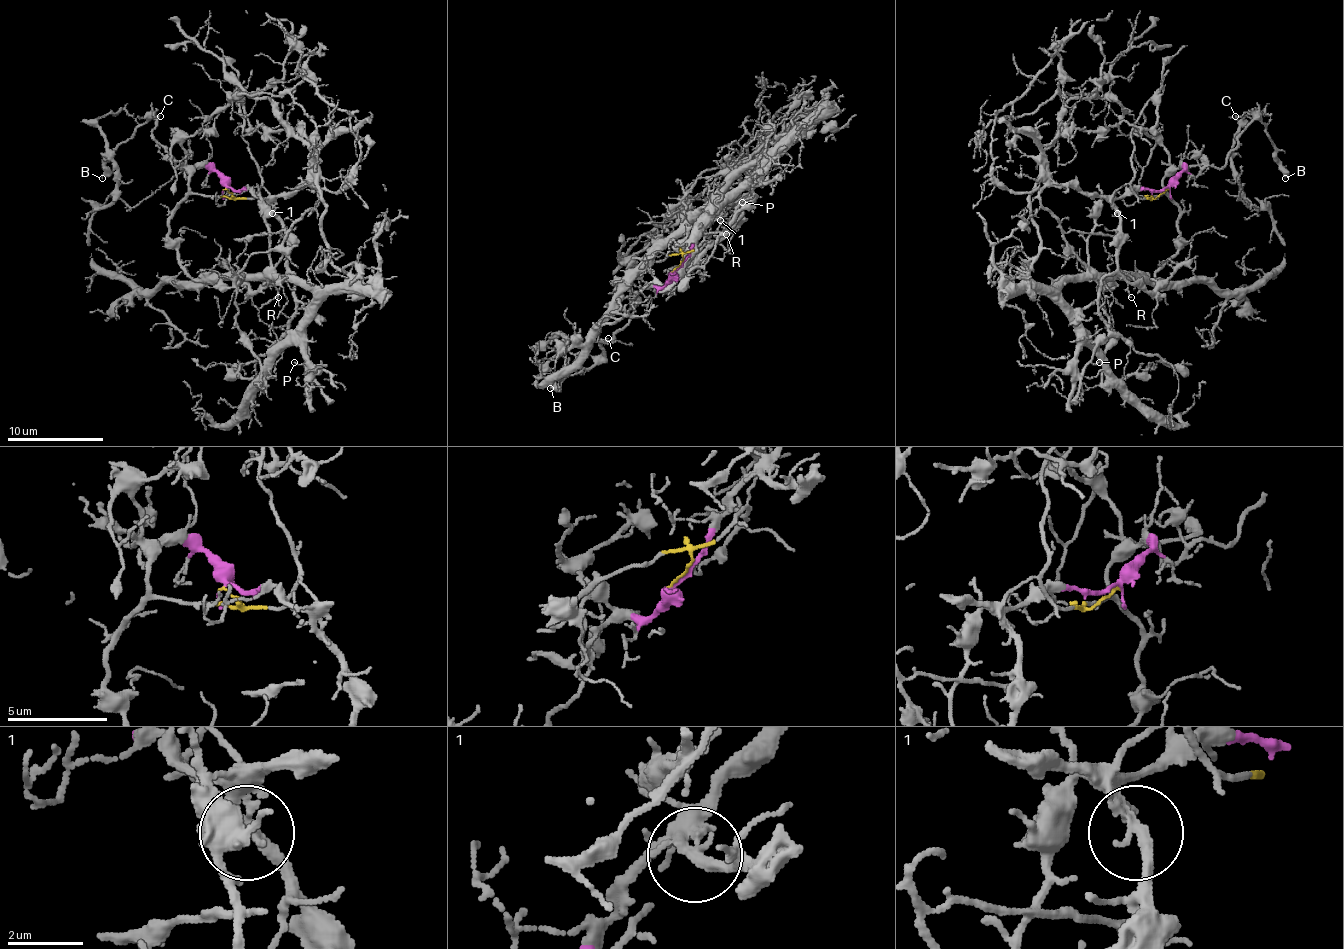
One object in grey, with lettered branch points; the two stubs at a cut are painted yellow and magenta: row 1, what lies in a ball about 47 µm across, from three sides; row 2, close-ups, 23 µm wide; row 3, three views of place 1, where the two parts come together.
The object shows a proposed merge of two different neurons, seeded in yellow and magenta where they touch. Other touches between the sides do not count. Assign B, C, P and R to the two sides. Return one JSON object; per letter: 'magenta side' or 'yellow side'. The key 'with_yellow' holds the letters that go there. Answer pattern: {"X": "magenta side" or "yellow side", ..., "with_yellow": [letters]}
{"B": "magenta side", "C": "magenta side", "P": "magenta side", "R": "magenta side", "with_yellow": []}

